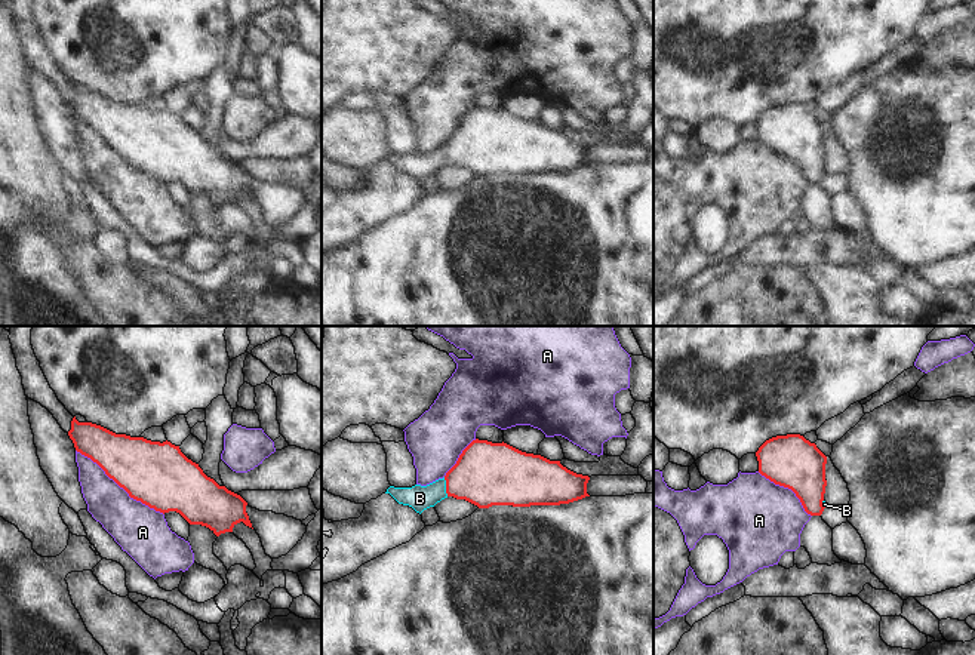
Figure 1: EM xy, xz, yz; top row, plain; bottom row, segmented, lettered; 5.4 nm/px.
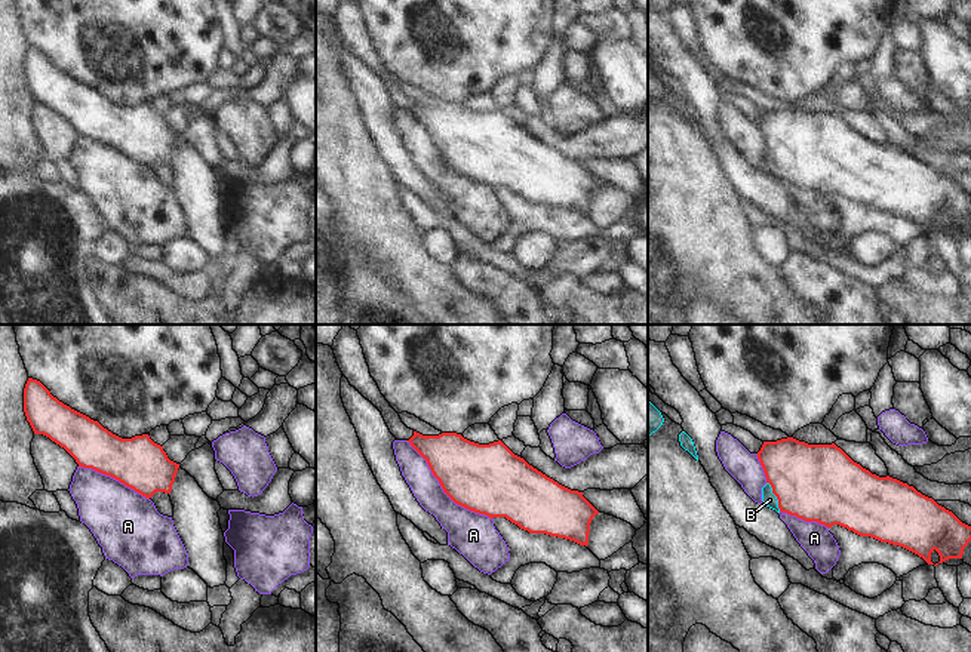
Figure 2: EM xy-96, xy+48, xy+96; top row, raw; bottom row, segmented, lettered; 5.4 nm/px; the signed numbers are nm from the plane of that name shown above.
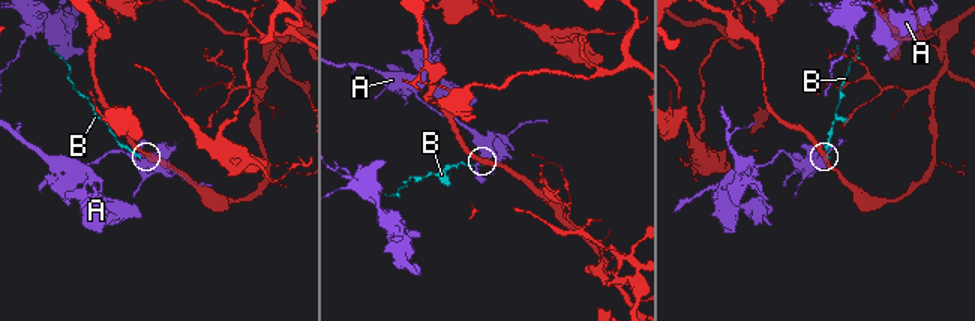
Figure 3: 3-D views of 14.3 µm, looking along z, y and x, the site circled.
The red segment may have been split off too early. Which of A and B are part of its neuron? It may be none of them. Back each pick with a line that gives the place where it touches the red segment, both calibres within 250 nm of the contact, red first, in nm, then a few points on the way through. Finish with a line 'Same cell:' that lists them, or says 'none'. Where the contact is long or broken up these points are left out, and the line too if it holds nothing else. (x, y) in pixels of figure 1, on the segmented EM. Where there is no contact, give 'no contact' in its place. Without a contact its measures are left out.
B: meets red in xz at (446, 486); 340 nm thick on the red side, 140 nm on the other; runs through xz (485, 474), (446, 486), (420, 498)
Same cell: B

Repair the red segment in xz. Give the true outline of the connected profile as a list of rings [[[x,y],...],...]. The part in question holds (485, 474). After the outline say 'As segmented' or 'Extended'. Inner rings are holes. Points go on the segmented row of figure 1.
[[[476,439],[443,479],[427,486],[390,486],[385,493],[419,514],[447,496],[479,508],[560,505],[590,496],[588,480],[588,476],[568,470],[560,461],[522,452],[504,442]]]. Extended

